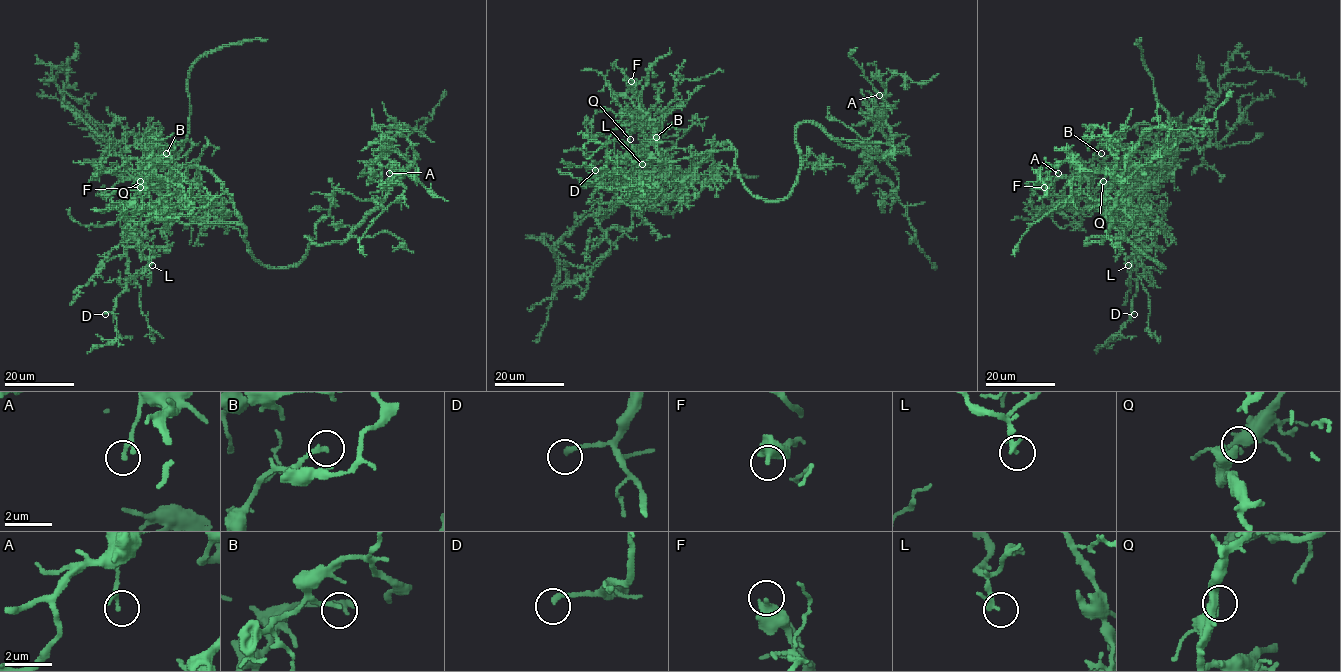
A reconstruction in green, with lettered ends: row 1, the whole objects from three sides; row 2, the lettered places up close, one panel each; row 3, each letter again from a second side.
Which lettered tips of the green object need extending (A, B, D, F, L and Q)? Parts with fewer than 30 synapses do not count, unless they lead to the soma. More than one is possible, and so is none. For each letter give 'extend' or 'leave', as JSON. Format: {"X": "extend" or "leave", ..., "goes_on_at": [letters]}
{"A": "leave", "B": "leave", "D": "leave", "F": "leave", "L": "leave", "Q": "leave", "goes_on_at": []}

